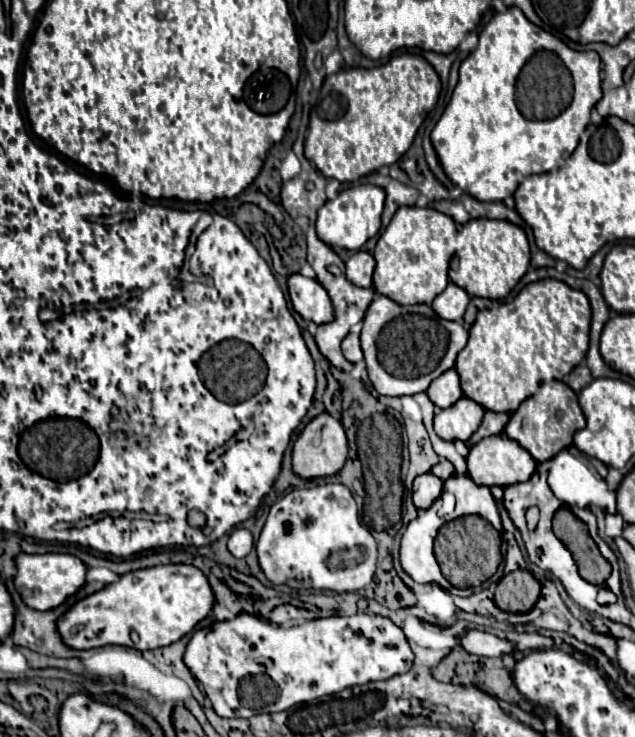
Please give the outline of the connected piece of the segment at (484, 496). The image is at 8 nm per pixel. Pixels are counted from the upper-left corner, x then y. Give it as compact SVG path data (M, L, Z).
M452 475L444 481L444 489L458 499L458 511L454 511L454 517L480 515L490 521L494 529L502 531L498 507L488 487L478 487L468 475Z

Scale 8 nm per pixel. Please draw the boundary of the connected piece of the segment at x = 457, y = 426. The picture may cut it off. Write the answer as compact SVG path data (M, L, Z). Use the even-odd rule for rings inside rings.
M468 397L458 399L452 407L438 409L434 417L434 431L444 441L466 441L482 423L484 409Z

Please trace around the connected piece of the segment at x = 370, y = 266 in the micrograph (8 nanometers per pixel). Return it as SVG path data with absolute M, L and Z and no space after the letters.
M356 251L346 261L346 277L356 287L372 287L372 271L374 271L374 257L368 251Z

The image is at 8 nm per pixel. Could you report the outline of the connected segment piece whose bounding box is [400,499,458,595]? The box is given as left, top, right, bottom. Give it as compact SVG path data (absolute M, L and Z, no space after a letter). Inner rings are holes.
M440 499L426 511L420 511L414 521L408 523L406 533L402 535L400 545L400 563L402 569L416 581L416 583L436 583L438 587L446 589L448 593L458 593L444 575L440 573L440 567L432 553L432 543L442 527L442 519L438 519Z

